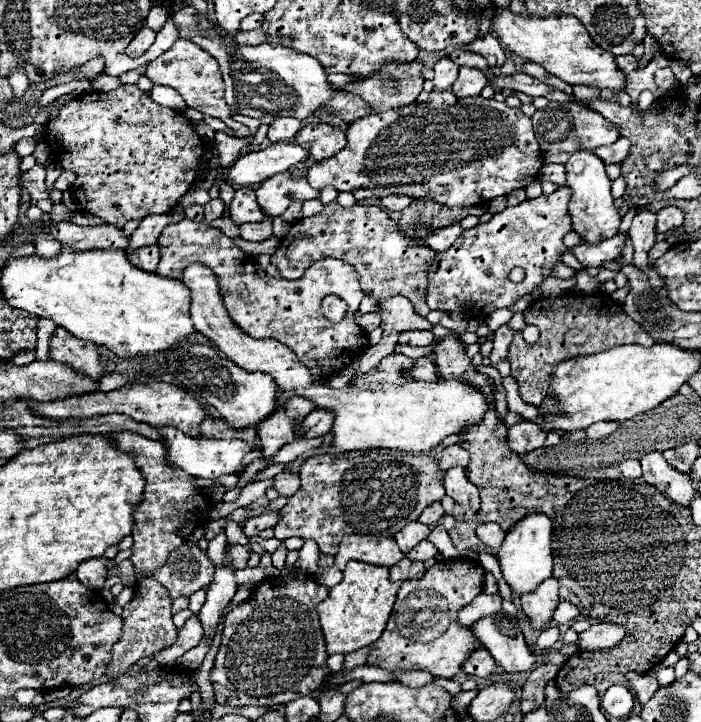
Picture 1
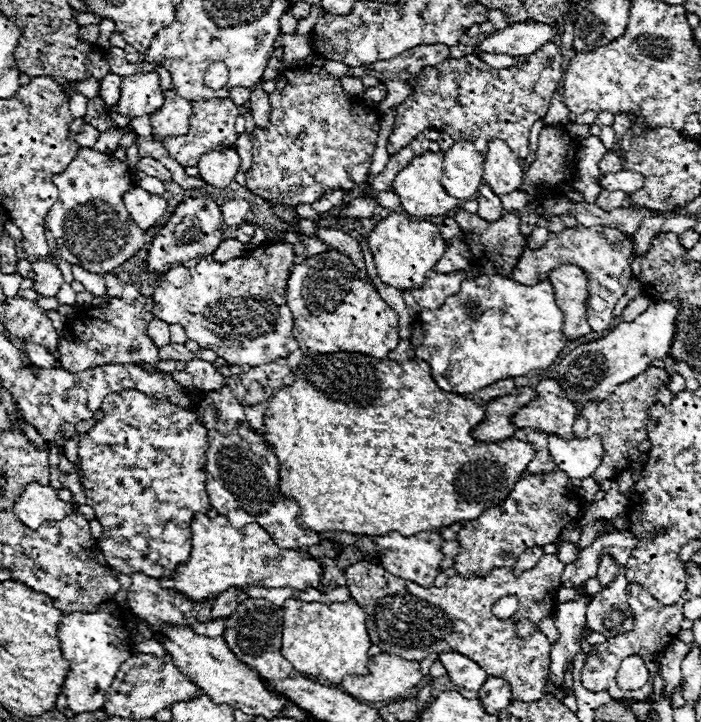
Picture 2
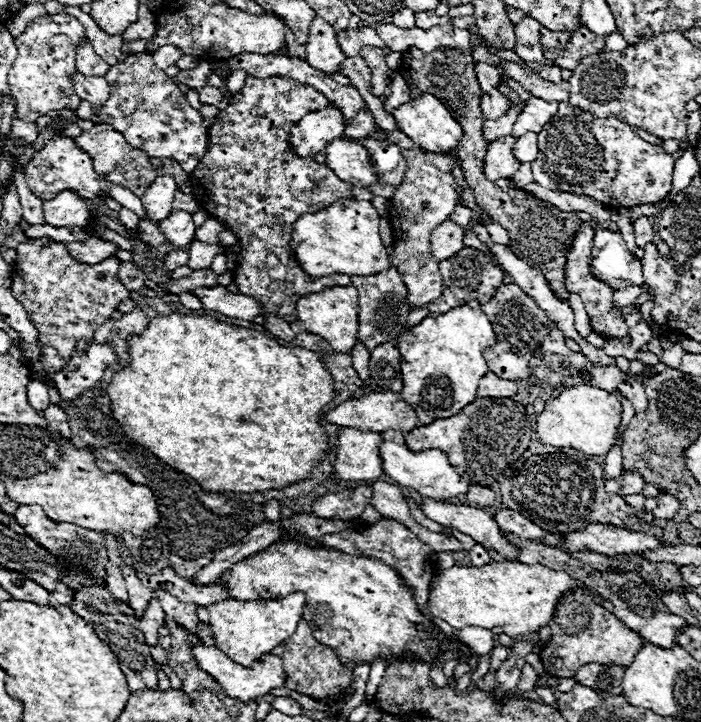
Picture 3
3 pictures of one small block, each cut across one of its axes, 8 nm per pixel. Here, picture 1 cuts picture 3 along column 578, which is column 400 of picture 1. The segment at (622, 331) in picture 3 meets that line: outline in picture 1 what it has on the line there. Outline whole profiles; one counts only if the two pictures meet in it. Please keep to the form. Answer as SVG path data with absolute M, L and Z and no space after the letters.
M332 202L316 216L298 220L290 232L282 238L280 248L272 254L272 264L284 278L302 278L304 270L316 262L316 258L342 258L352 262L360 276L364 294L376 302L390 296L406 296L416 314L426 316L430 312L426 304L426 270L434 262L436 252L408 238L398 228L396 220L390 220L378 206L352 206L342 208Z

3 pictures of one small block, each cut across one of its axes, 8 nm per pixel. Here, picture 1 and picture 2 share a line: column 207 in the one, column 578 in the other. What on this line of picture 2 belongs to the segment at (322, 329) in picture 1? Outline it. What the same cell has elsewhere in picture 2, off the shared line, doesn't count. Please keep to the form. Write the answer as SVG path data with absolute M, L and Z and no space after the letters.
M578 224L578 228L564 228L562 232L552 232L548 242L540 250L526 250L518 264L514 266L512 278L520 284L538 284L540 280L548 280L550 270L560 264L576 264L588 274L588 322L594 332L602 332L612 322L612 310L616 302L626 294L626 288L632 280L632 242L626 234L610 226L592 226L586 228Z

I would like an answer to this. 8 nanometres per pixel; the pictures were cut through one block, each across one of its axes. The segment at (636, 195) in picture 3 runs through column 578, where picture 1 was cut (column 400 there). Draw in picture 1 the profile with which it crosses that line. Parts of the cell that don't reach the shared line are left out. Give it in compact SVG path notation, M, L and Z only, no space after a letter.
M452 88L432 90L428 102L414 102L412 106L388 110L352 122L348 128L348 144L336 156L314 164L308 170L312 188L322 190L326 184L338 192L350 192L356 200L384 198L390 194L404 194L410 198L428 198L444 206L476 206L492 198L506 196L518 188L526 188L538 180L544 164L540 146L532 138L532 122L520 108L510 108L492 98L456 98Z

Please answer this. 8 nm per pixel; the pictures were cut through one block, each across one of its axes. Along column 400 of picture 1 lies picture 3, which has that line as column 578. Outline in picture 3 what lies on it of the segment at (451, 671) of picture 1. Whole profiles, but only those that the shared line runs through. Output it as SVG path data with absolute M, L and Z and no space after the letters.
M576 586L572 592L566 592L566 600L560 598L554 618L552 618L552 638L540 650L540 660L550 676L570 678L580 666L588 663L632 664L636 652L646 644L636 632L624 628L624 624L598 604L598 600L584 588Z

